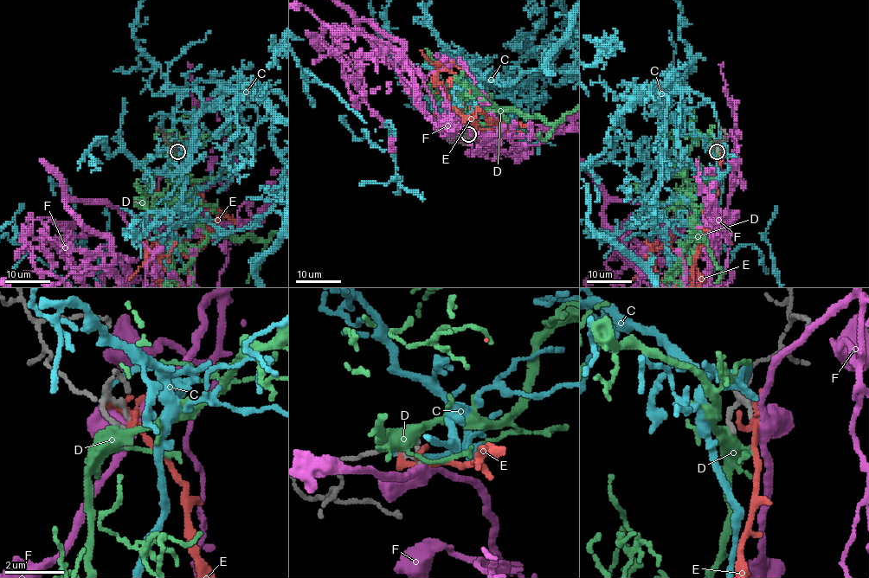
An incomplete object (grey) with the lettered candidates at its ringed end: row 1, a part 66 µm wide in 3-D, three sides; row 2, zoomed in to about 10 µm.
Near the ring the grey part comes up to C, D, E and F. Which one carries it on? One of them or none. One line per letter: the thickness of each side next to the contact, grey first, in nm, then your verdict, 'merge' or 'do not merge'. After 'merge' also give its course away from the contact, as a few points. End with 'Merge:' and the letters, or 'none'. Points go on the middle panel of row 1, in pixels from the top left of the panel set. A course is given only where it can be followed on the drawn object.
C: calibres 160 and 170 nm; do not merge
D: calibres 180 and 380 nm; do not merge
E: calibres 150 and 180 nm; do not merge
F: calibres 100 and 400 nm; do not merge
Merge: none

